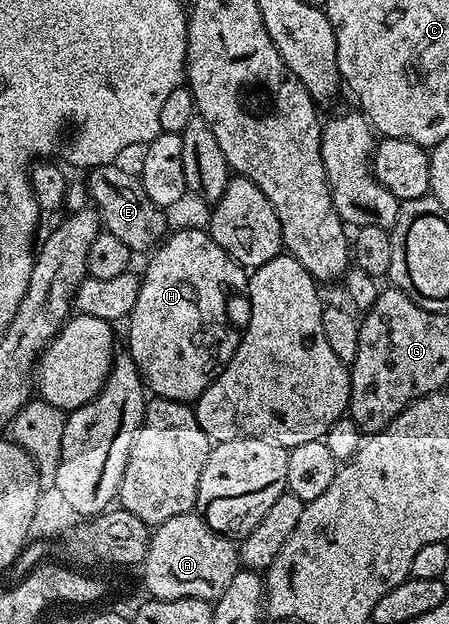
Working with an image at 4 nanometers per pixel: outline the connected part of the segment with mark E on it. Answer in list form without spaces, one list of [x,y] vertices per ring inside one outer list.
[[[112,163],[98,165],[96,169],[90,170],[85,180],[87,190],[91,193],[91,205],[99,214],[102,228],[108,233],[117,235],[117,239],[121,239],[121,243],[125,243],[125,247],[129,247],[132,254],[150,254],[167,236],[168,214],[155,205],[153,199],[149,199],[149,195],[145,195],[145,187],[138,176],[129,174],[126,168]]]

